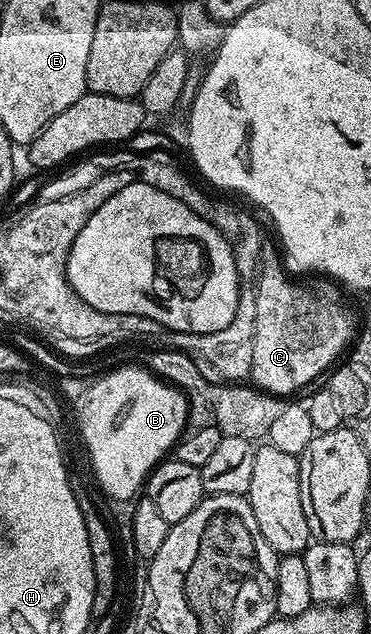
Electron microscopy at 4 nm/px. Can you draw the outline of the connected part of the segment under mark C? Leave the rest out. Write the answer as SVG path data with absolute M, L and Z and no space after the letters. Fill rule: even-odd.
M266 240L257 261L255 340L249 378L258 390L276 396L290 396L321 373L324 375L355 338L353 314L345 307L338 283L324 276L313 280L317 282L296 282L292 277L296 278L287 269L278 247Z

